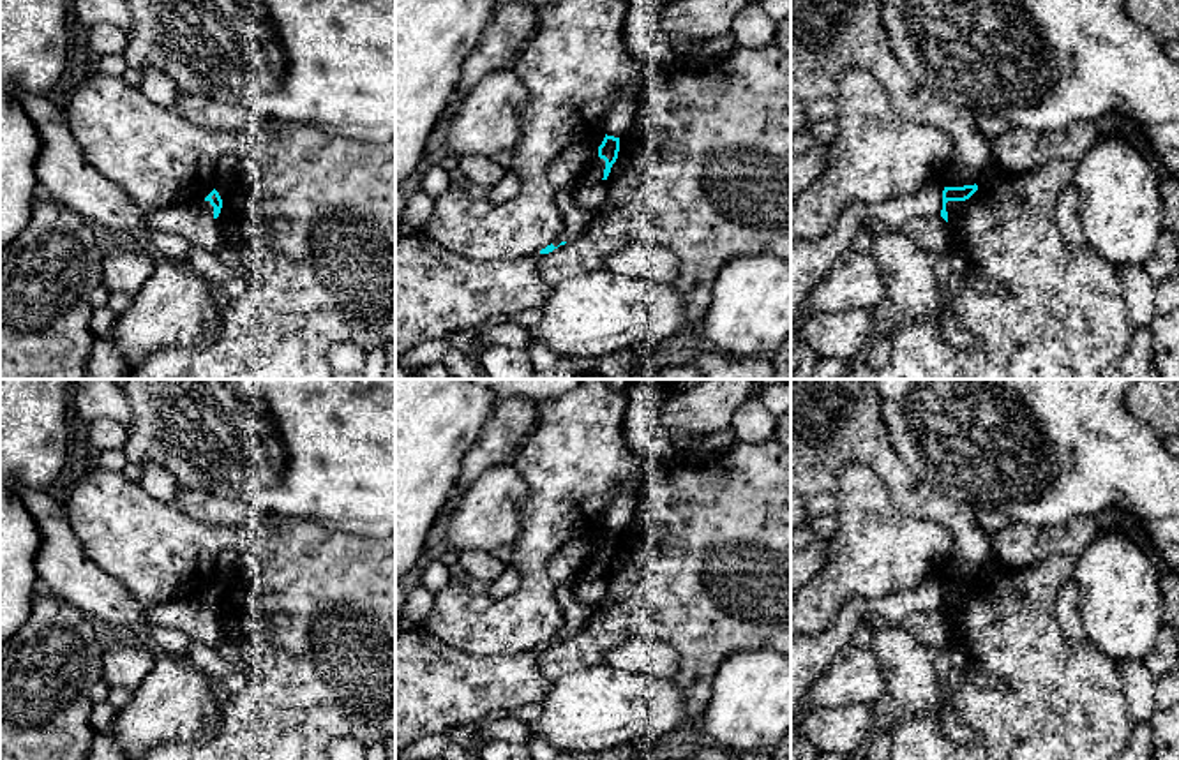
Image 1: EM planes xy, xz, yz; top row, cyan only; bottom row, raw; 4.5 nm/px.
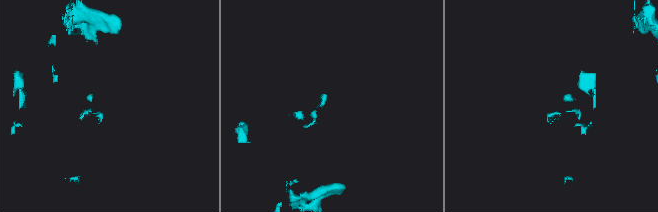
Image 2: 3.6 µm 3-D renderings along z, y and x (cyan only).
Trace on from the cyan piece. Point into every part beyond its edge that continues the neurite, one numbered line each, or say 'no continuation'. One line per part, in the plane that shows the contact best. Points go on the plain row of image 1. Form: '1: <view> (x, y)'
1: yz (953, 603)

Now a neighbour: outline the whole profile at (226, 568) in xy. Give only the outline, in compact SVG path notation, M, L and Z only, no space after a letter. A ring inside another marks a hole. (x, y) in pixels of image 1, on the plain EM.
M222 550L217 557L217 578L235 580L238 575L238 555L233 550Z

